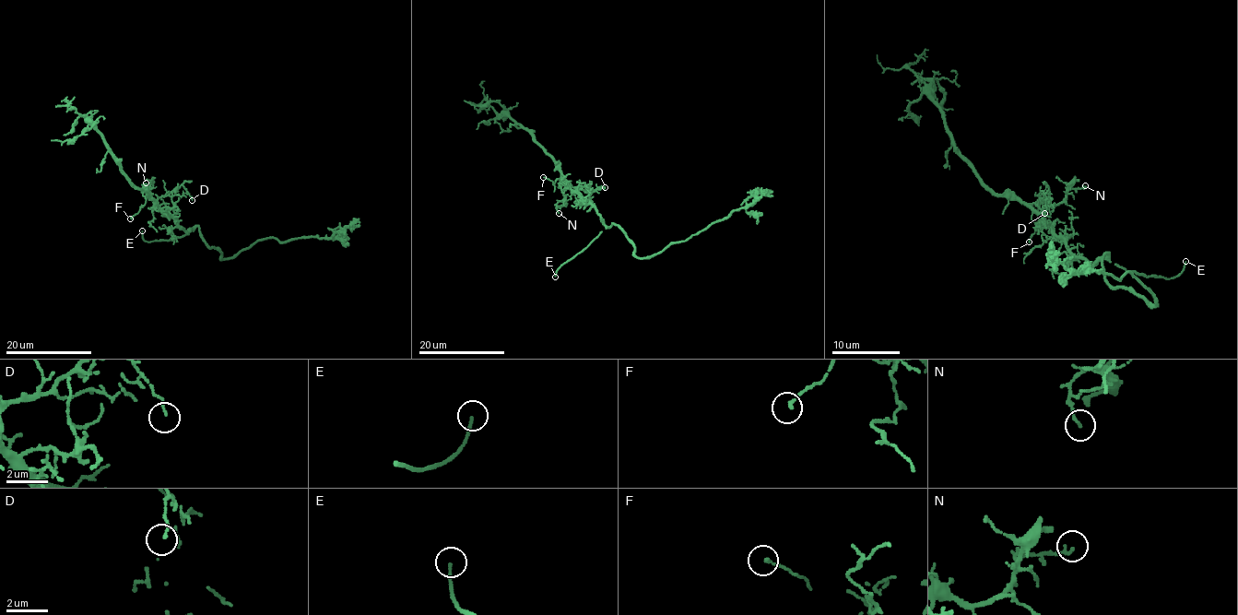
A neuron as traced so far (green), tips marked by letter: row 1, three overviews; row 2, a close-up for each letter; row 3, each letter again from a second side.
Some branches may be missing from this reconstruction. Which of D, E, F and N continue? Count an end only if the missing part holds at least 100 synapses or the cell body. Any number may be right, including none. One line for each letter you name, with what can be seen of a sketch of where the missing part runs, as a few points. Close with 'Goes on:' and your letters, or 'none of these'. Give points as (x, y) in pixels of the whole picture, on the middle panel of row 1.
E: missing branch runs (555, 277), (555, 272), (557, 277), (572, 280), (578, 287)
Goes on: E

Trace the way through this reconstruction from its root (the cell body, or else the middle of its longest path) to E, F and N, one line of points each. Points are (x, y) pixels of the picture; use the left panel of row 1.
E: (191, 230), (193, 231), (181, 237), (152, 242), (143, 239), (142, 230)
F: (191, 230), (187, 232), (183, 230), (147, 195), (146, 204), (130, 218)
N: (191, 230), (187, 232), (148, 198), (150, 193), (143, 185), (146, 183)

